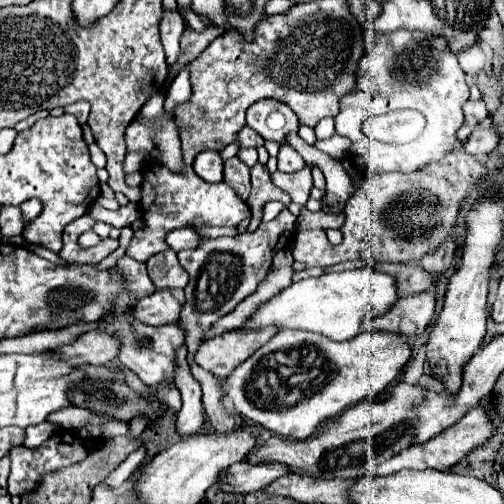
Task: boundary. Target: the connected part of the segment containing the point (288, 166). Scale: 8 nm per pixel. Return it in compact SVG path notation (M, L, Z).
M282 145L280 153L278 153L278 171L296 173L300 169L304 169L302 155L296 149L292 149L290 145Z

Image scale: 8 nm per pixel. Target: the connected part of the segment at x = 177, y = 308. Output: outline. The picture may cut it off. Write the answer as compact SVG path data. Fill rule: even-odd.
M164 289L156 291L154 295L148 295L136 305L136 317L144 321L146 325L164 325L164 323L176 323L180 319L182 303L174 299L174 295Z

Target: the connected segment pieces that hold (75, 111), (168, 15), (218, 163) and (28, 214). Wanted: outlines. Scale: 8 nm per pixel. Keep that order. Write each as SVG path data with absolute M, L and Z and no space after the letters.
M80 101L64 108L65 113L76 115L78 123L84 125L90 114L90 104L86 101Z
M162 11L162 19L160 19L160 35L162 35L162 45L166 51L166 61L168 65L172 65L180 53L180 35L184 31L184 19L180 13Z
M206 151L200 153L194 161L194 171L206 181L206 183L220 183L222 181L222 169L224 161L218 151Z
M30 199L30 201L24 201L24 203L20 205L20 209L22 209L22 213L24 213L24 223L28 225L28 223L40 213L42 205L40 205L38 199Z

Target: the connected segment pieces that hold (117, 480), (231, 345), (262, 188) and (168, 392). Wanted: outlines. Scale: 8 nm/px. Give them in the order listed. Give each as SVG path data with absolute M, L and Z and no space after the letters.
M138 449L138 451L134 451L130 457L126 457L108 477L106 477L106 485L110 487L110 489L116 489L116 487L120 487L142 463L146 461L146 449Z
M260 329L252 333L228 331L220 337L204 341L194 353L194 363L224 379L274 333L278 333L278 329Z
M256 163L250 169L250 177L252 177L252 193L248 197L248 207L252 211L252 221L248 225L248 231L252 233L254 229L258 229L260 219L262 219L262 209L264 209L264 205L268 201L280 201L280 203L288 205L290 203L290 197L284 191L280 191L278 187L272 185L270 173L268 173L266 165Z
M164 383L164 385L160 385L158 387L158 393L160 393L160 399L166 403L166 407L168 409L172 409L172 411L180 411L180 407L182 407L182 401L180 401L180 391L176 389L176 385L174 383Z

